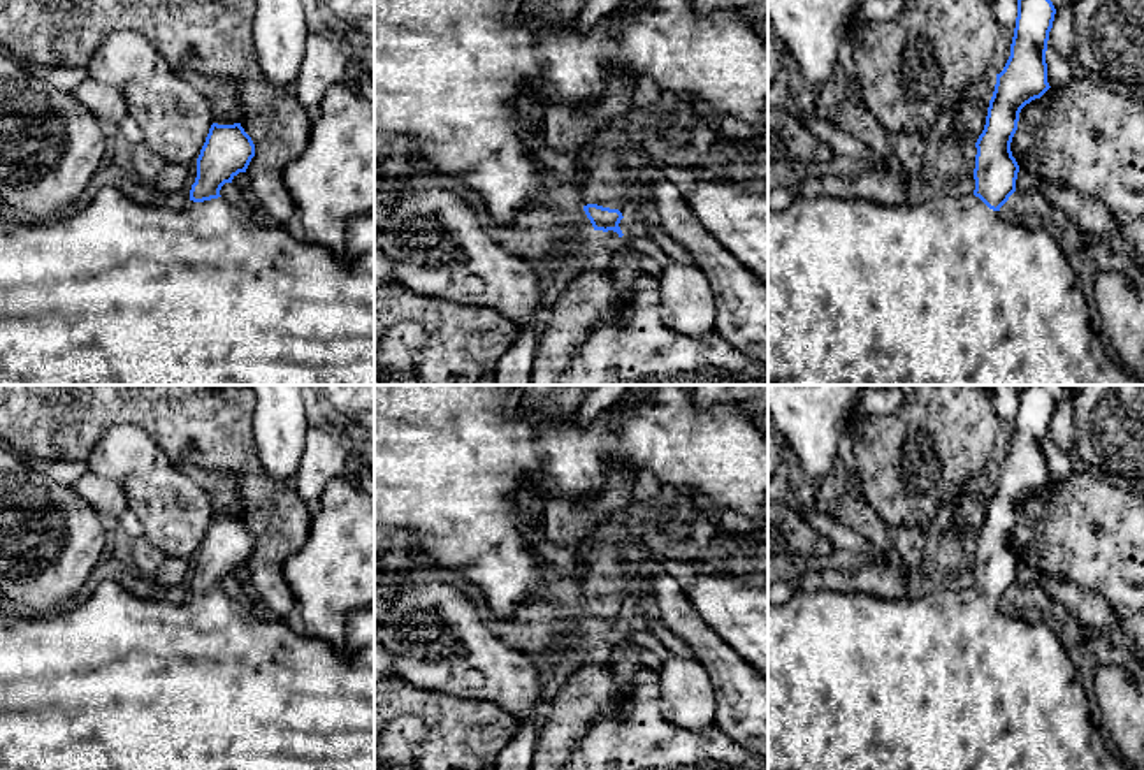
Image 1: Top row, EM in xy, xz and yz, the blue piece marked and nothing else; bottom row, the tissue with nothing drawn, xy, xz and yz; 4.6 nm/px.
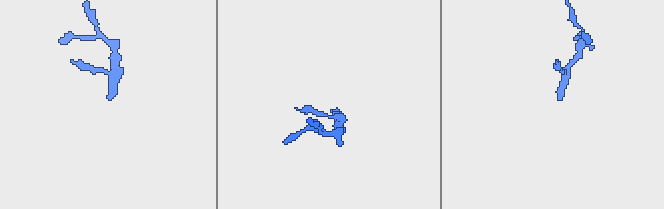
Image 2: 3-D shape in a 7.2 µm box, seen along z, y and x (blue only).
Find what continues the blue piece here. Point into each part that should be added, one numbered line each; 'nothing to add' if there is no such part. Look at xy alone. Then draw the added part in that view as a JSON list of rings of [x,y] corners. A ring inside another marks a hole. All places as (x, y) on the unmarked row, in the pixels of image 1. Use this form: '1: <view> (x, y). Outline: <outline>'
1: xy (122, 682). Outline: [[[105,578],[105,580],[104,580],[104,582],[100,582],[100,584],[98,584],[98,587],[97,587],[97,589],[95,589],[95,592],[93,592],[93,594],[91,594],[91,596],[90,596],[90,598],[88,598],[88,599],[86,599],[86,601],[84,601],[84,603],[81,603],[81,605],[79,605],[79,607],[76,607],[76,608],[74,608],[74,610],[70,610],[70,612],[58,612],[58,614],[56,614],[56,615],[51,615],[51,617],[14,617],[14,615],[7,615],[7,614],[4,614],[4,612],[0,612],[0,770],[374,770],[374,608],[364,608],[364,610],[355,610],[355,612],[351,612],[351,614],[348,614],[348,619],[346,619],[346,647],[344,647],[344,649],[336,649],[336,647],[334,647],[334,645],[330,645],[330,643],[329,643],[329,642],[325,642],[325,640],[322,640],[322,638],[316,638],[316,636],[311,636],[311,635],[308,635],[308,633],[304,633],[304,635],[300,635],[300,633],[295,633],[295,631],[293,631],[293,629],[292,629],[292,628],[290,628],[290,626],[288,626],[288,624],[286,624],[286,622],[285,622],[285,621],[283,621],[283,619],[278,619],[278,617],[274,617],[274,615],[271,615],[271,614],[265,614],[265,612],[264,612],[264,610],[260,610],[260,608],[258,608],[258,607],[257,607],[257,605],[253,605],[253,603],[246,603],[246,601],[239,601],[239,599],[235,599],[235,598],[230,598],[230,596],[227,596],[227,594],[225,594],[225,592],[223,592],[223,591],[218,591],[218,592],[211,592],[211,594],[204,594],[204,596],[193,596],[193,594],[190,594],[190,598],[188,598],[188,599],[186,599],[186,601],[185,601],[185,603],[181,603],[181,605],[176,605],[176,603],[170,603],[170,601],[160,601],[160,599],[153,599],[153,598],[141,598],[141,596],[137,596],[137,594],[134,594],[134,592],[130,592],[130,591],[127,591],[127,589],[125,589],[125,587],[123,587],[123,585],[121,585],[121,584],[119,584],[119,582],[118,582],[118,580],[111,580],[111,578]]]

